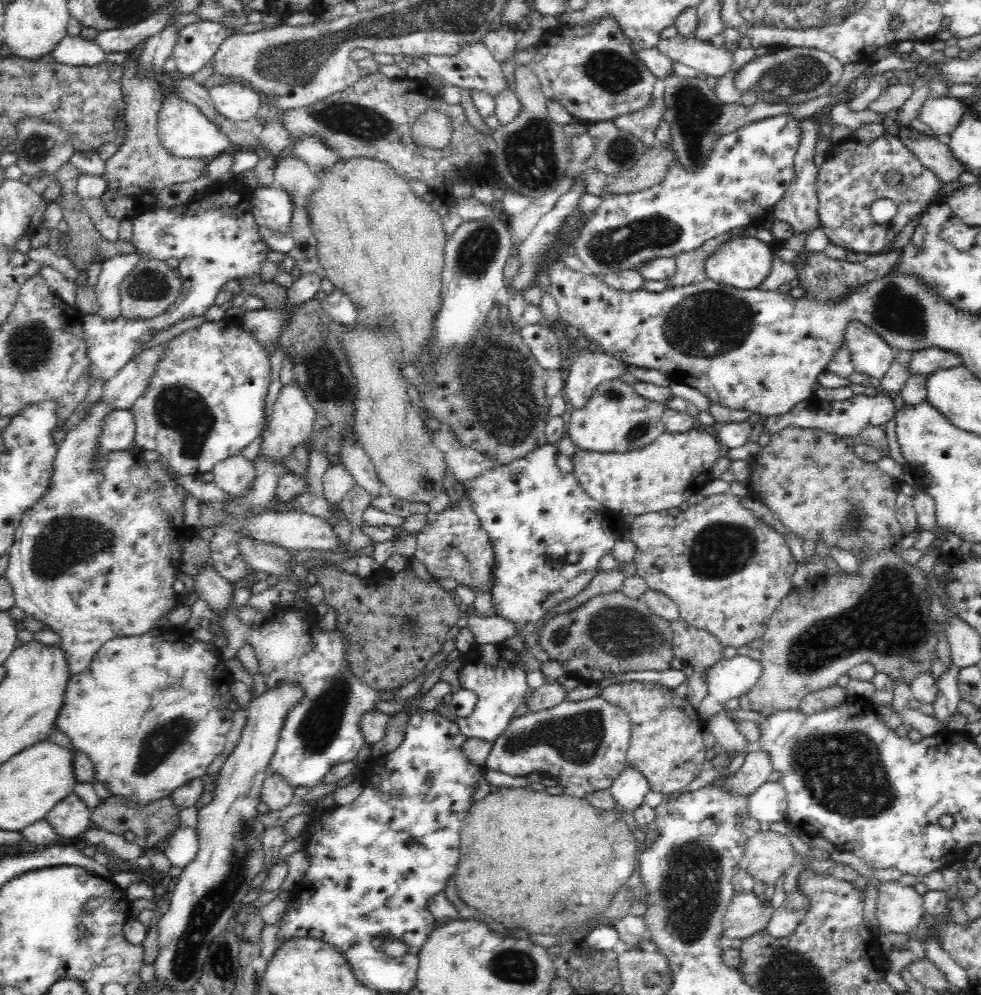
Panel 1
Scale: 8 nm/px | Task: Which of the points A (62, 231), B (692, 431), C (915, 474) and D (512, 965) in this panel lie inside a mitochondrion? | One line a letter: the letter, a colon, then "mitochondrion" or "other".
A: other
B: other
C: other
D: mitochondrion

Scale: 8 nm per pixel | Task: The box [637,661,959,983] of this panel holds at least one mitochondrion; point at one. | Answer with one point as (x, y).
(841, 770)

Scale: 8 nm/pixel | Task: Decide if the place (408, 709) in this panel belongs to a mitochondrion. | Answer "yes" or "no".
no

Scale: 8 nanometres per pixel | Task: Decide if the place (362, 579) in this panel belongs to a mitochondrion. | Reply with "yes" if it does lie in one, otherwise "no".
no

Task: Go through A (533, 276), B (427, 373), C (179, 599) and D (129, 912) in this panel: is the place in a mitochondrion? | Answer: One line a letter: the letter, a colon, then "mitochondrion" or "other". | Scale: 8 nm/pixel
A: other
B: other
C: other
D: other

